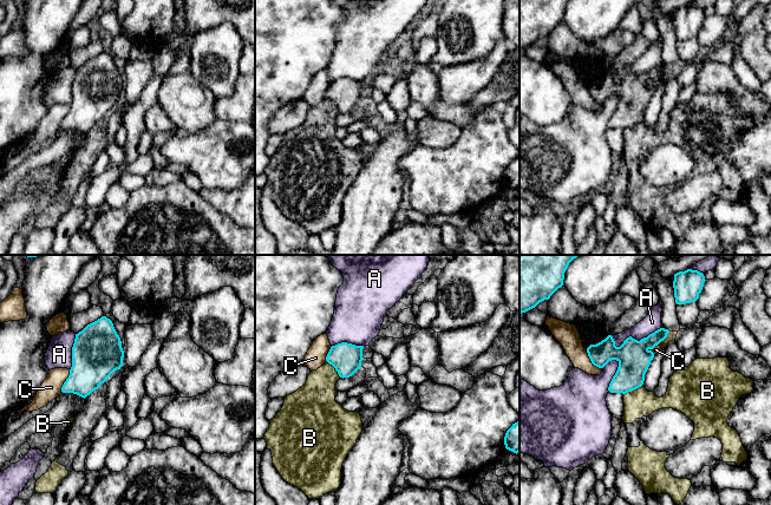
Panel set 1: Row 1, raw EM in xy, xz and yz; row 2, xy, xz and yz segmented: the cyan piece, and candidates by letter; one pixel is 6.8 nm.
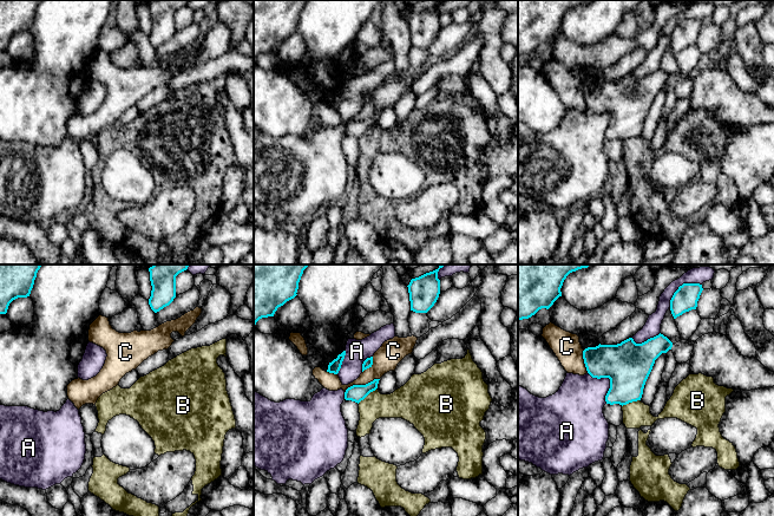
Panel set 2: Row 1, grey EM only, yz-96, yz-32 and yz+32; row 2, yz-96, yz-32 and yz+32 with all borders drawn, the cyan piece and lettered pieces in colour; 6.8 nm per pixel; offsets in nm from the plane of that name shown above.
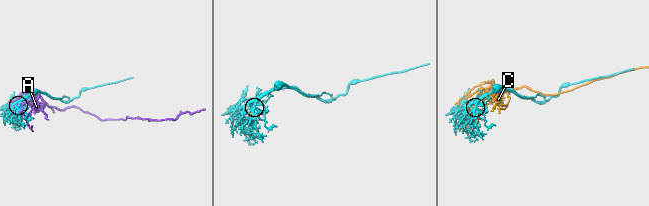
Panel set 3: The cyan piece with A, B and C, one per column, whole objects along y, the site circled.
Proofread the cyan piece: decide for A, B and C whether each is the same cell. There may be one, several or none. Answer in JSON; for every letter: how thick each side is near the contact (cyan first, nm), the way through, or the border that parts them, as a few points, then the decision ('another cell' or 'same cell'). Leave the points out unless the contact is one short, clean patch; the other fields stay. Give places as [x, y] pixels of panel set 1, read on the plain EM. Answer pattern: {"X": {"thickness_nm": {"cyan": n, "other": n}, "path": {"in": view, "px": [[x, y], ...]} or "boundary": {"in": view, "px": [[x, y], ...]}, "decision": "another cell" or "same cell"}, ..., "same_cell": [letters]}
{"A": {"thickness_nm": {"cyan": 220, "other": 120}, "decision": "another cell"}, "B": {"thickness_nm": {"cyan": 220, "other": 190}, "boundary": {"in": "yz", "px": [[642, 119], [624, 130]]}, "decision": "another cell"}, "C": {"thickness_nm": {"cyan": 220, "other": 60}, "decision": "another cell"}, "same_cell": []}

